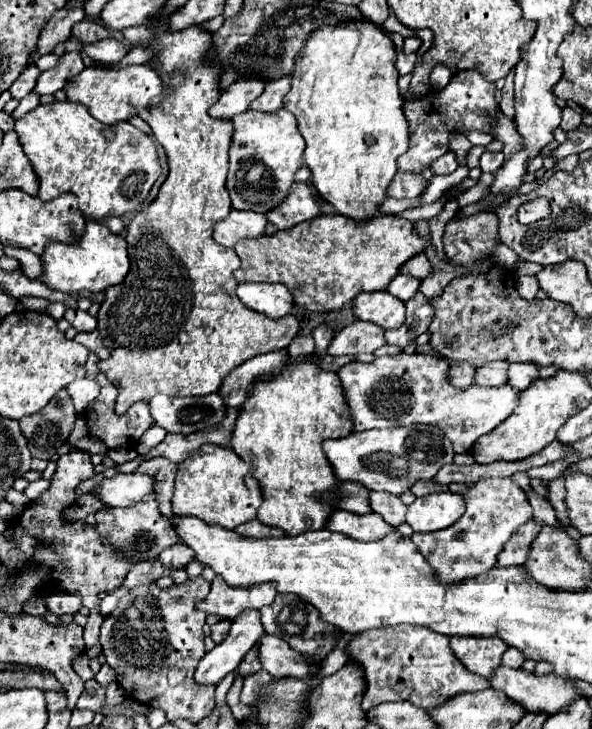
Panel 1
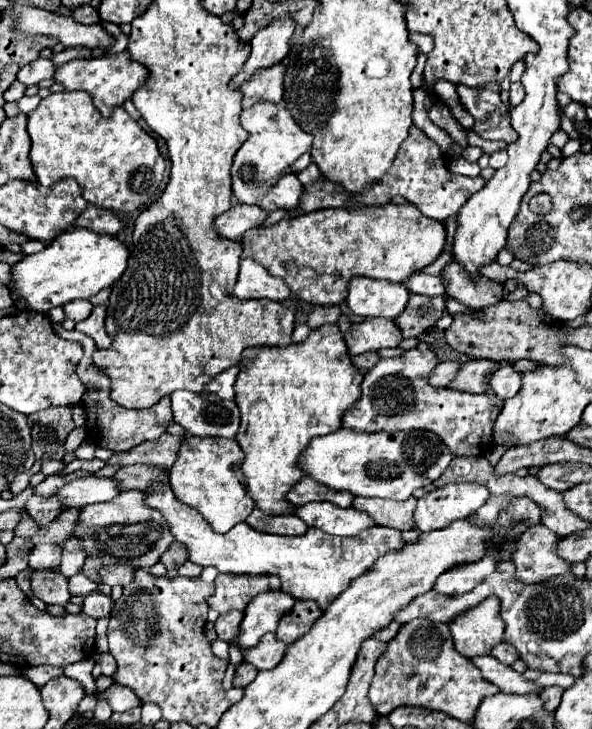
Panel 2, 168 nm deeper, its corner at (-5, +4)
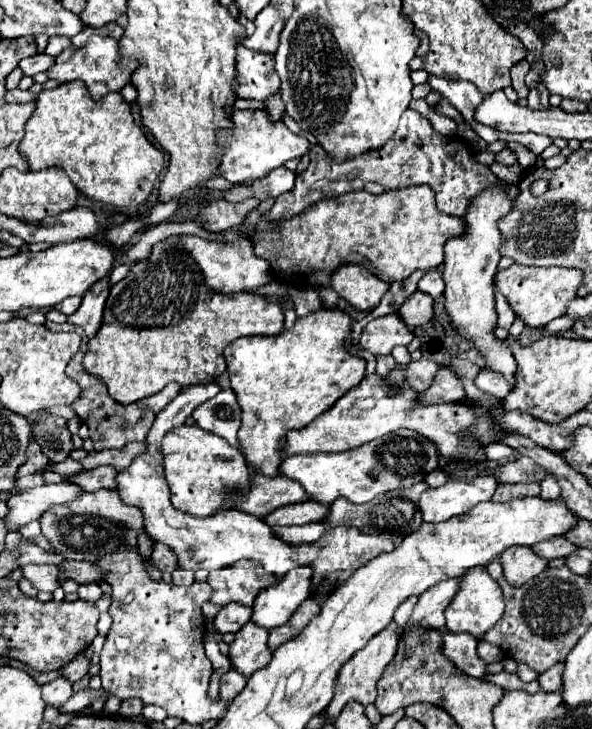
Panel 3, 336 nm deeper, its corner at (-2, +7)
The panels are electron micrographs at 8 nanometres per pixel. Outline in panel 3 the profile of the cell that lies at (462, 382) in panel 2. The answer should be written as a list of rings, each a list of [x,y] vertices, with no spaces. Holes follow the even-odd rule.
[[[442,366],[436,378],[432,380],[430,388],[420,392],[420,400],[424,400],[424,404],[450,404],[462,400],[464,396],[466,394],[462,382],[450,366]]]

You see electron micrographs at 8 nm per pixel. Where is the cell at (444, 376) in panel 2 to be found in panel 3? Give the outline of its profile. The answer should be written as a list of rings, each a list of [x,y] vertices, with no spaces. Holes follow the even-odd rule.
[[[420,358],[418,362],[410,362],[408,364],[408,386],[416,388],[416,392],[424,392],[430,386],[438,370],[440,366],[426,358]]]

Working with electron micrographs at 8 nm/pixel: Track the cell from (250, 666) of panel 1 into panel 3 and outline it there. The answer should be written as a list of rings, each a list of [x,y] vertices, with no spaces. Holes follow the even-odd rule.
[[[236,670],[226,672],[220,678],[220,700],[224,700],[224,702],[234,700],[244,690],[244,686],[246,686],[246,678],[242,674],[238,674]]]

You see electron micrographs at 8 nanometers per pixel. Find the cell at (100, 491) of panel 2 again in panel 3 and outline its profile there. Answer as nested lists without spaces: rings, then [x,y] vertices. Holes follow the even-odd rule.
[[[70,482],[60,484],[44,484],[38,488],[28,488],[20,494],[14,494],[6,500],[8,516],[4,518],[8,532],[18,532],[32,520],[38,520],[42,512],[48,510],[52,504],[64,504],[78,498],[82,490]]]

